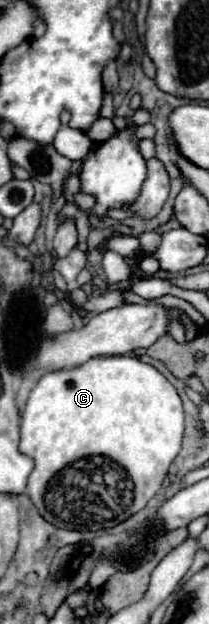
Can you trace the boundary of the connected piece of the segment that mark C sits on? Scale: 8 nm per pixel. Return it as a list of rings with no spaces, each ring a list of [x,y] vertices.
[[[134,355],[92,357],[72,369],[46,373],[30,391],[22,411],[18,449],[36,461],[28,495],[40,515],[62,529],[100,531],[138,513],[160,489],[176,459],[184,433],[184,407],[174,385]]]

